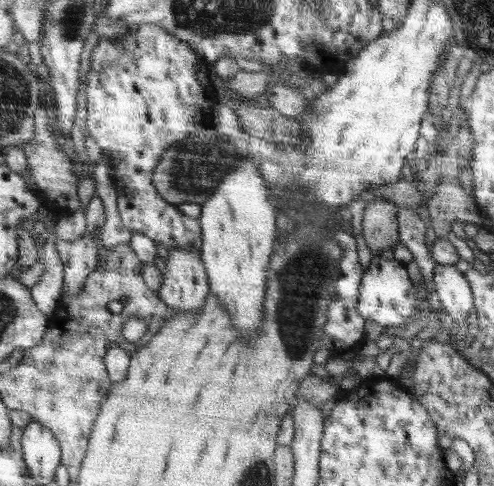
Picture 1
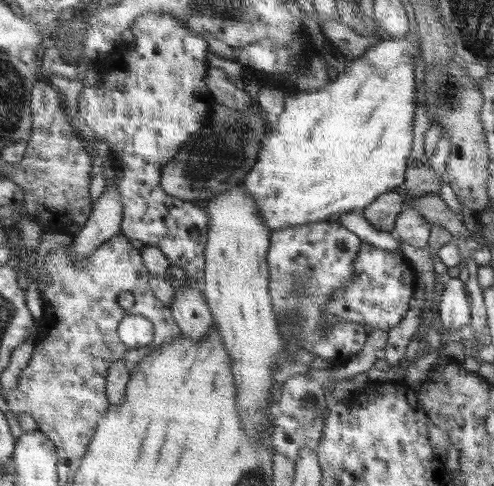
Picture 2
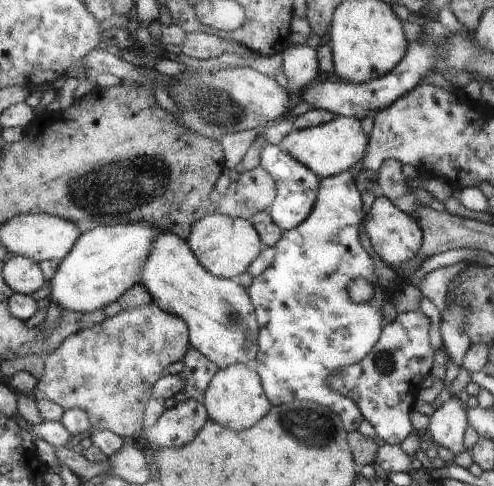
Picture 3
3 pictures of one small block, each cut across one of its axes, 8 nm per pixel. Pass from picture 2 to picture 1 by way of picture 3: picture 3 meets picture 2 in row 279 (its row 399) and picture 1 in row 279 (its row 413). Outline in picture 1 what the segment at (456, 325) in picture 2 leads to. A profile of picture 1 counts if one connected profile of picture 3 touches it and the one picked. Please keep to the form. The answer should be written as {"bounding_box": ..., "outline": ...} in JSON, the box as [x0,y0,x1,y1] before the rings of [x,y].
{"bounding_box":[433,266,475,326],"outline":[[[435,266],[433,290],[437,292],[443,312],[451,320],[465,326],[465,320],[475,310],[473,294],[471,294],[471,288],[465,276],[457,272],[455,266]]]}

